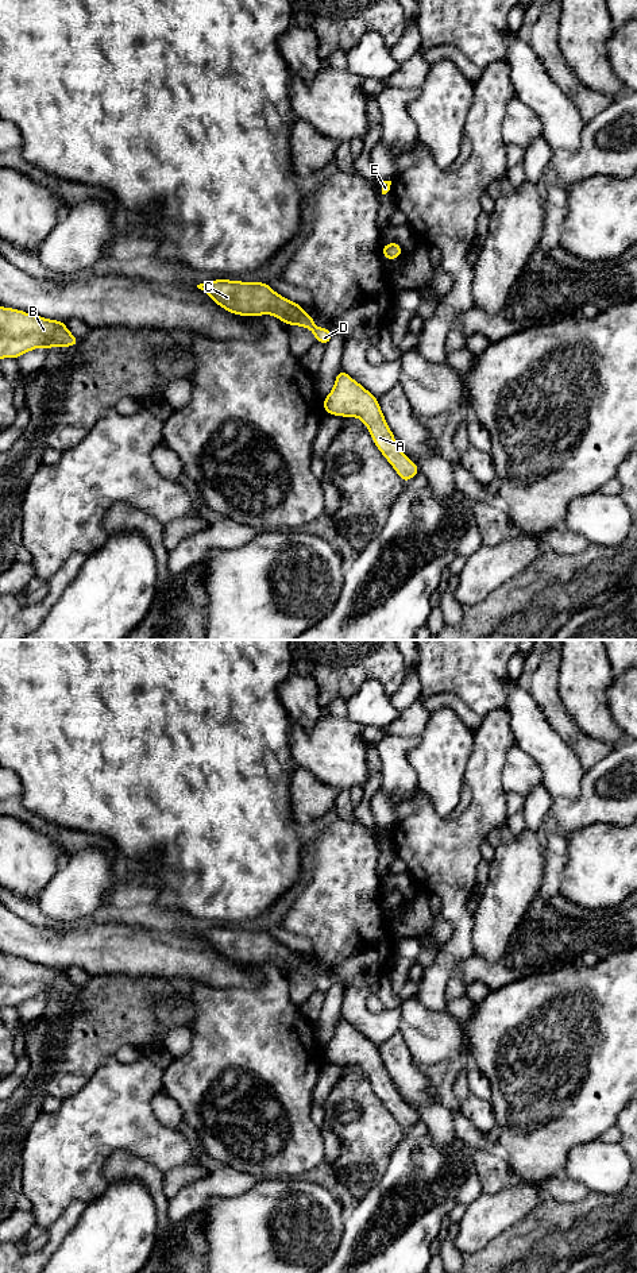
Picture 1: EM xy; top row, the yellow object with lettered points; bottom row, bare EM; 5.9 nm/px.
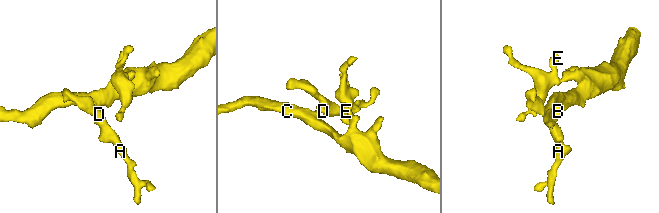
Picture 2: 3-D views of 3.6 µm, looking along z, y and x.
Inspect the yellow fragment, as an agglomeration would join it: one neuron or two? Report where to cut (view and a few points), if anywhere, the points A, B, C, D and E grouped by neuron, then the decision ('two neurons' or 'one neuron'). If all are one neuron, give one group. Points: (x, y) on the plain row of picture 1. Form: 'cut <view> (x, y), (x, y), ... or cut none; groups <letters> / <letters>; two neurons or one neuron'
cut none; groups A B C D E; one neuron

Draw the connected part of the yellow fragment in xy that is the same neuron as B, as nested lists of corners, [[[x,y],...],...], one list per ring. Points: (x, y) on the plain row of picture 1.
[[[0,954],[0,1007],[18,1007],[38,995],[49,998],[78,992],[80,987],[70,981],[65,969]]]

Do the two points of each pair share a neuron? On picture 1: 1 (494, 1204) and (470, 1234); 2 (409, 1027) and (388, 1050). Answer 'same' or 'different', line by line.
1: same
2: different

